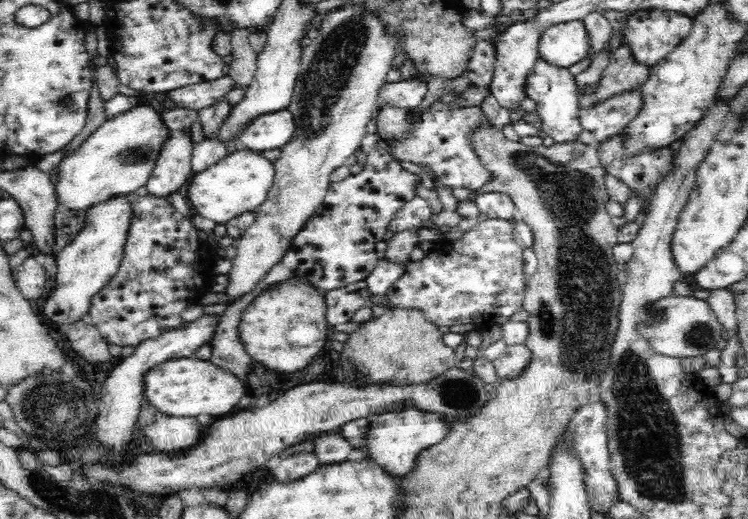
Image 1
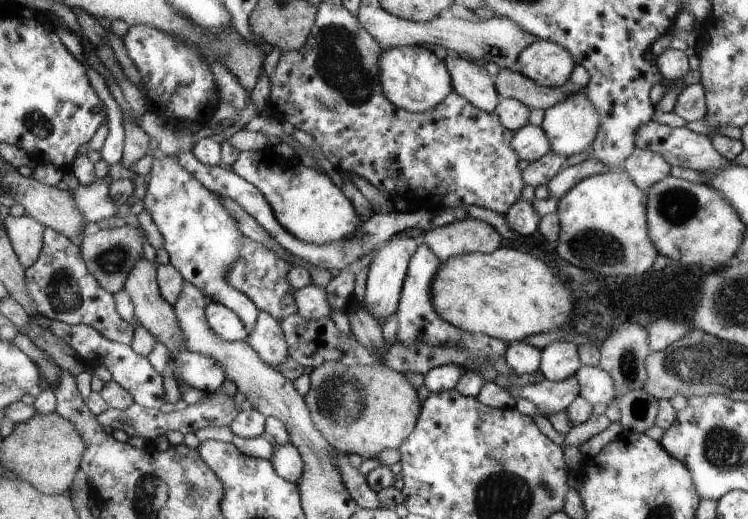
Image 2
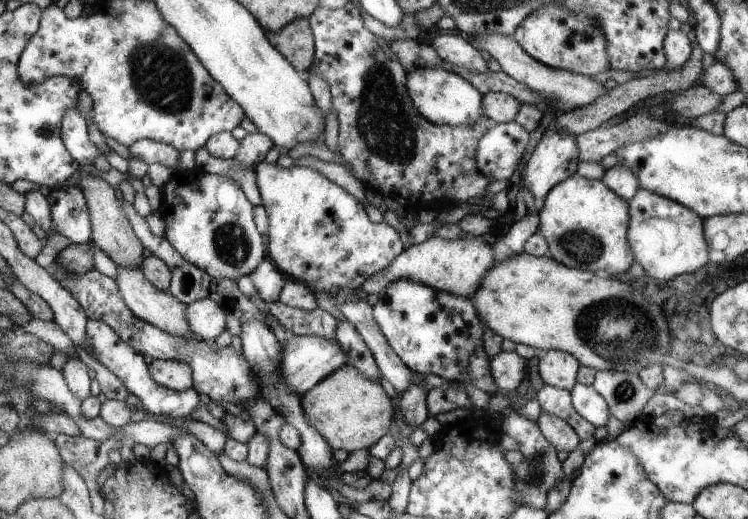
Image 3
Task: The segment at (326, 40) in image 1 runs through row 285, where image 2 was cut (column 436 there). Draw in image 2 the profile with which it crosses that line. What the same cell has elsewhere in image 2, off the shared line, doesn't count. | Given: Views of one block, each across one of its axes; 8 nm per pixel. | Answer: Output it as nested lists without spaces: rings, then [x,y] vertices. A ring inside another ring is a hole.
[[[466,218],[427,231],[422,236],[424,244],[439,256],[441,262],[448,258],[474,252],[491,253],[501,247],[503,236],[486,220]]]

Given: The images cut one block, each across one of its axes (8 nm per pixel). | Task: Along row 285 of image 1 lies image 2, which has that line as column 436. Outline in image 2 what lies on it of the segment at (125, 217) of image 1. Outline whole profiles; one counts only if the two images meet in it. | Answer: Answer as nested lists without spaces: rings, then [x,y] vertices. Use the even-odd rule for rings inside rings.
[[[420,46],[394,47],[383,51],[380,67],[380,82],[384,94],[401,109],[414,113],[428,112],[440,102],[446,101],[447,96],[454,92],[454,83],[450,82],[449,70],[442,60],[434,56],[428,48]]]

